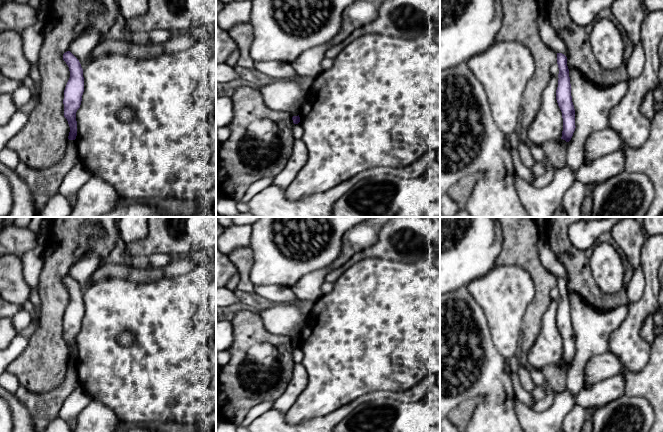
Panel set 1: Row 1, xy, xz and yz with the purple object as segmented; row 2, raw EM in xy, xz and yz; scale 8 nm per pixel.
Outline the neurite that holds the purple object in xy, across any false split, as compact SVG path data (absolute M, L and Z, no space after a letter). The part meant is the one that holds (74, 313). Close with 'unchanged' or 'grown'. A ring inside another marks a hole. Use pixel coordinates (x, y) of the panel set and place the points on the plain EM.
M70 275L63 278L63 284L70 295L70 302L64 314L64 341L70 351L68 363L75 364L77 360L76 336L80 332L84 316L83 293L79 284Z; unchanged

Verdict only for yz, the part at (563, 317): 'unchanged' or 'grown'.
unchanged

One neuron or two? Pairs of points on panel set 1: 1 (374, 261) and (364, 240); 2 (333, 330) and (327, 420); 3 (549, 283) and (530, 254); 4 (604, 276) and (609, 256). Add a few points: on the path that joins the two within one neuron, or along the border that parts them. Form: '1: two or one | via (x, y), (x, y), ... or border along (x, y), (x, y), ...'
1: two | border along (381, 227), (377, 240), (357, 251), (348, 260)
2: two | border along (348, 403), (324, 415), (305, 421)
3: one | via (542, 276), (530, 261)
4: one | via (606, 271), (606, 261)

